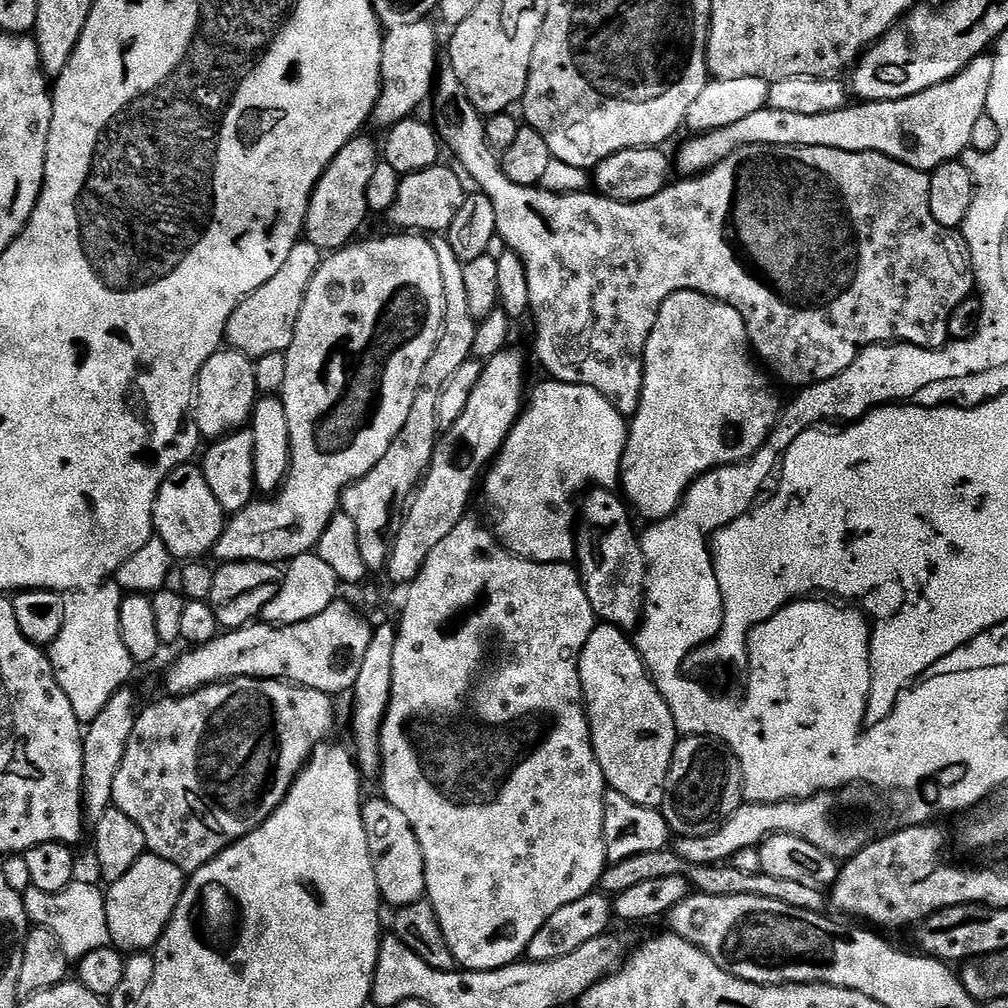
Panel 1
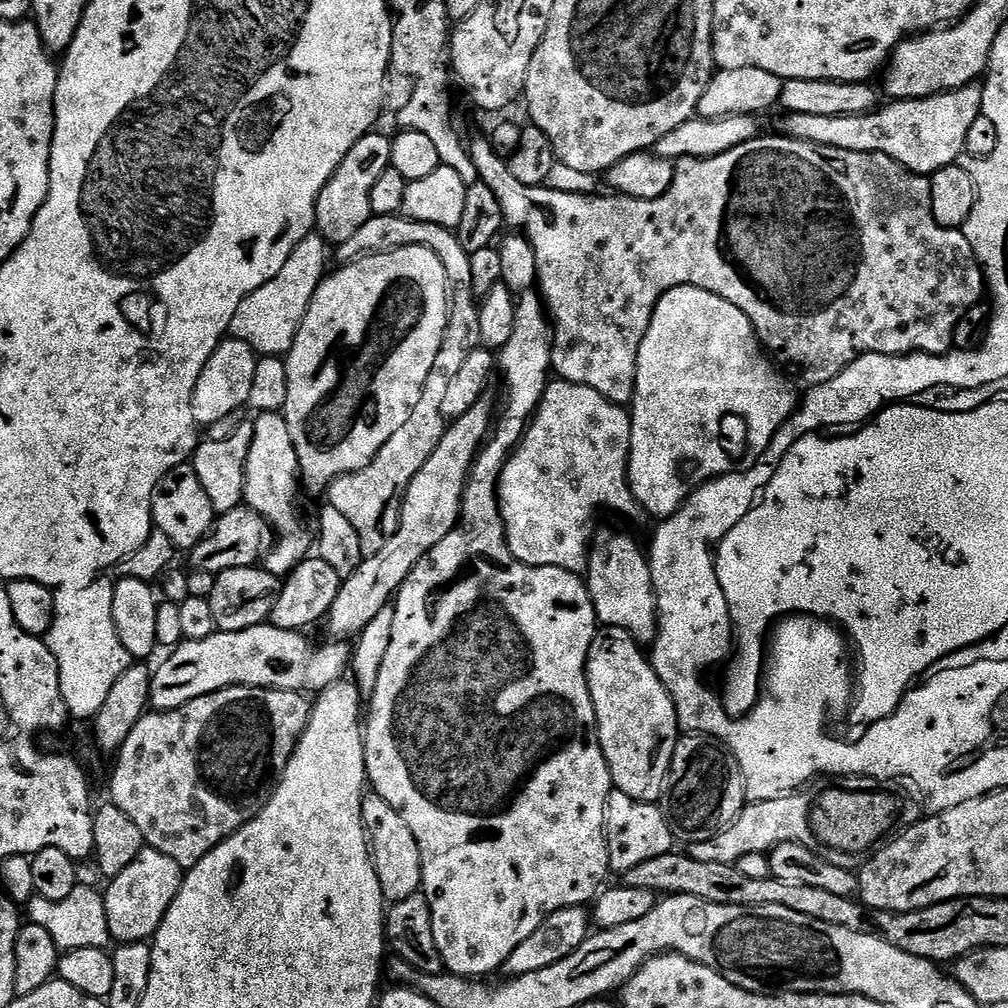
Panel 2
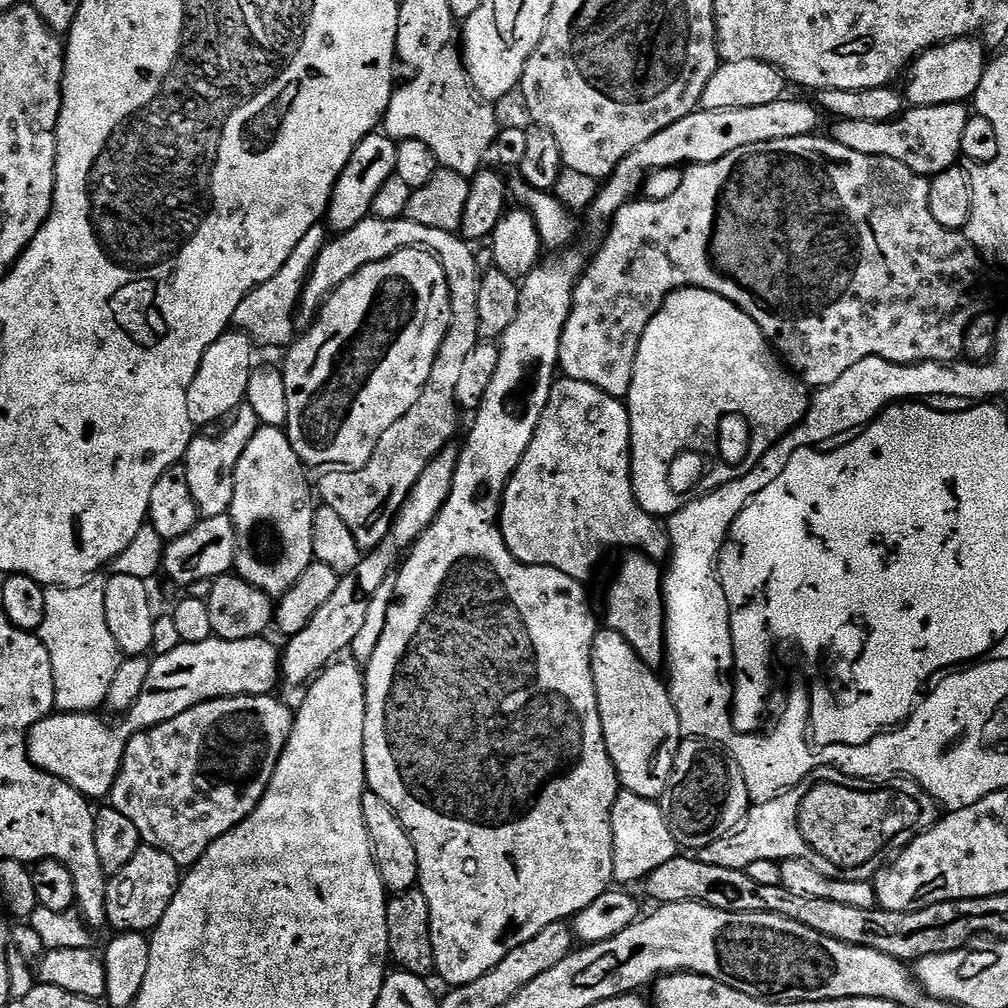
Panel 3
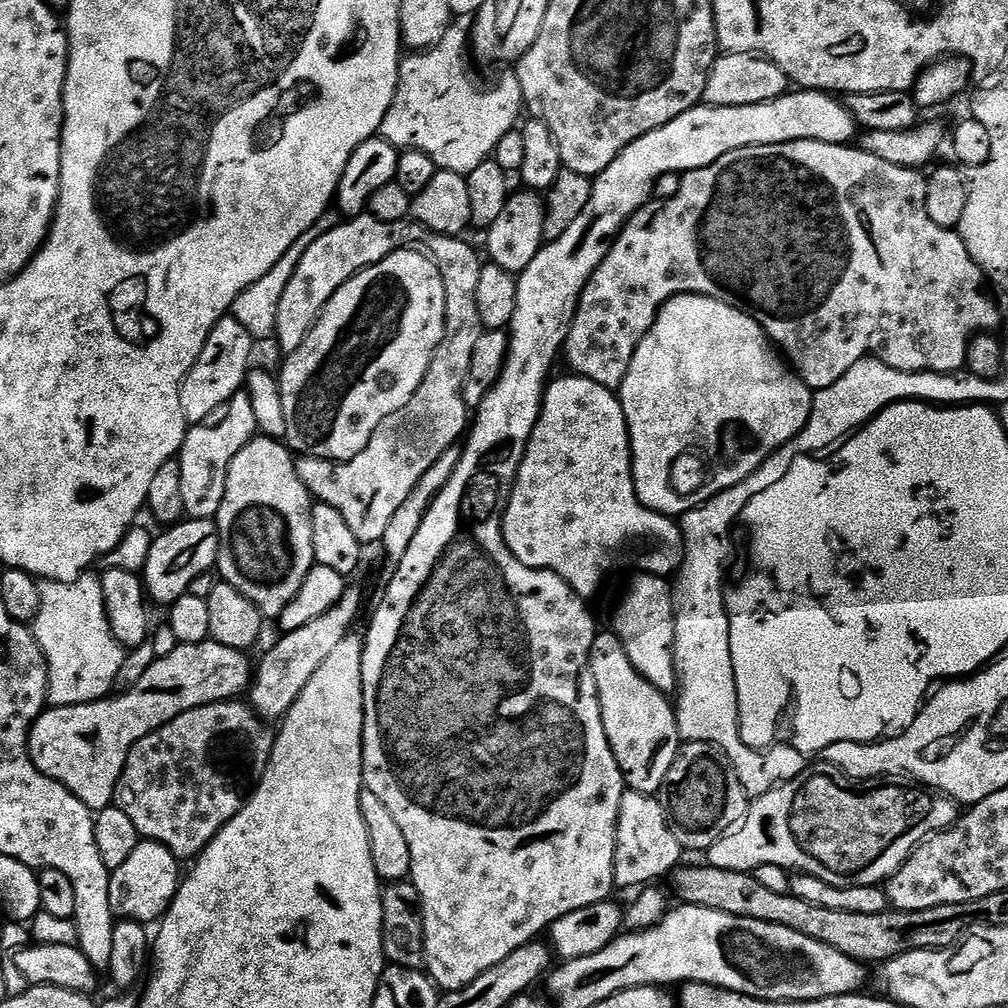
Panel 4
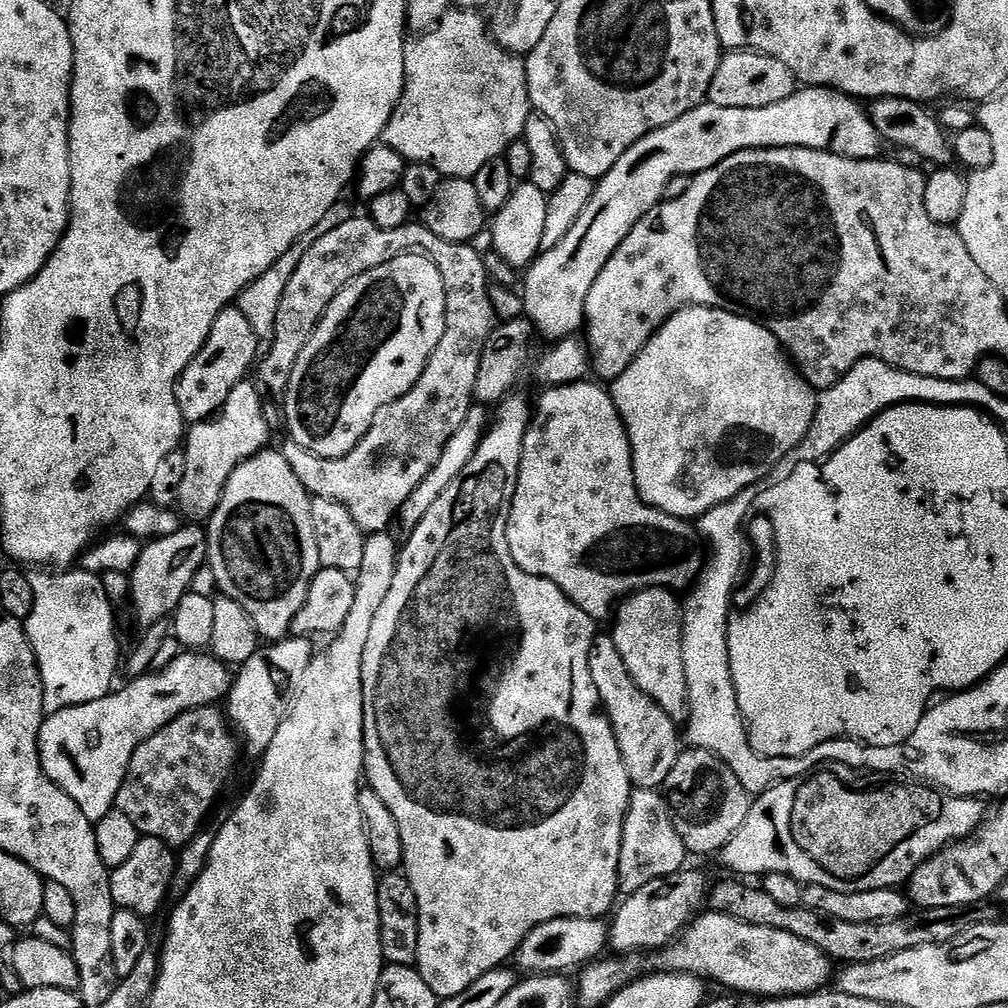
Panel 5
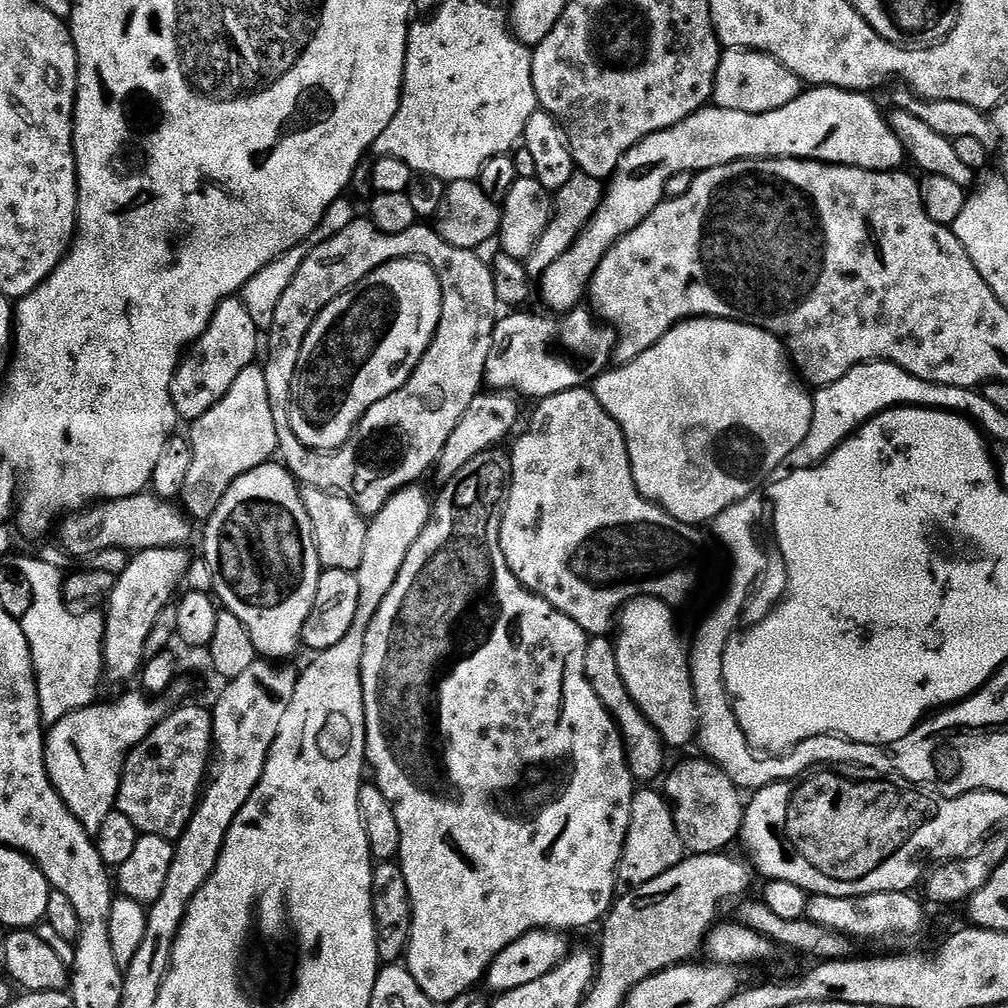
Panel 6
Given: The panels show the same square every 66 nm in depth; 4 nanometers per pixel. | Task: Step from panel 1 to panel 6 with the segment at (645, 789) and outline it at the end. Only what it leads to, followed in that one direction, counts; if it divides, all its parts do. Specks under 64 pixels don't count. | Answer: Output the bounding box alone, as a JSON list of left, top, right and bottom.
[586,636,666,782]

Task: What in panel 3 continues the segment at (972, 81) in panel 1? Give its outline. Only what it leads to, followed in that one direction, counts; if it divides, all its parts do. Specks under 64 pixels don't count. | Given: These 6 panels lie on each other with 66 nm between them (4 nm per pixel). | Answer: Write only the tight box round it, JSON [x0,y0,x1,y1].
[830,104,970,178]

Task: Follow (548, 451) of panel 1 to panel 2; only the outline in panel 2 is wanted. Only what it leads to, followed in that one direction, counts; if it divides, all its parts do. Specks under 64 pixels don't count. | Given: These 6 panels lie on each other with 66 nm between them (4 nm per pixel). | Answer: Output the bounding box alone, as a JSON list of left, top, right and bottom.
[500,378,638,573]

